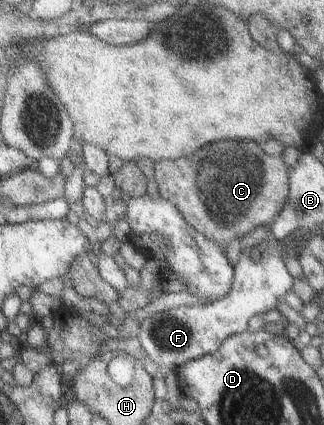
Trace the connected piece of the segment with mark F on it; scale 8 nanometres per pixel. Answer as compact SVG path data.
M267 238L261 244L245 242L239 252L237 262L233 267L233 277L231 289L225 297L215 301L209 301L203 305L178 305L177 307L167 308L167 310L158 311L152 316L138 322L137 341L145 354L146 358L157 365L160 371L175 371L179 366L186 364L192 359L213 353L221 342L231 334L247 330L247 323L251 317L265 313L276 308L279 299L283 298L285 293L292 286L292 278L287 273L280 256L280 246L276 239Z

